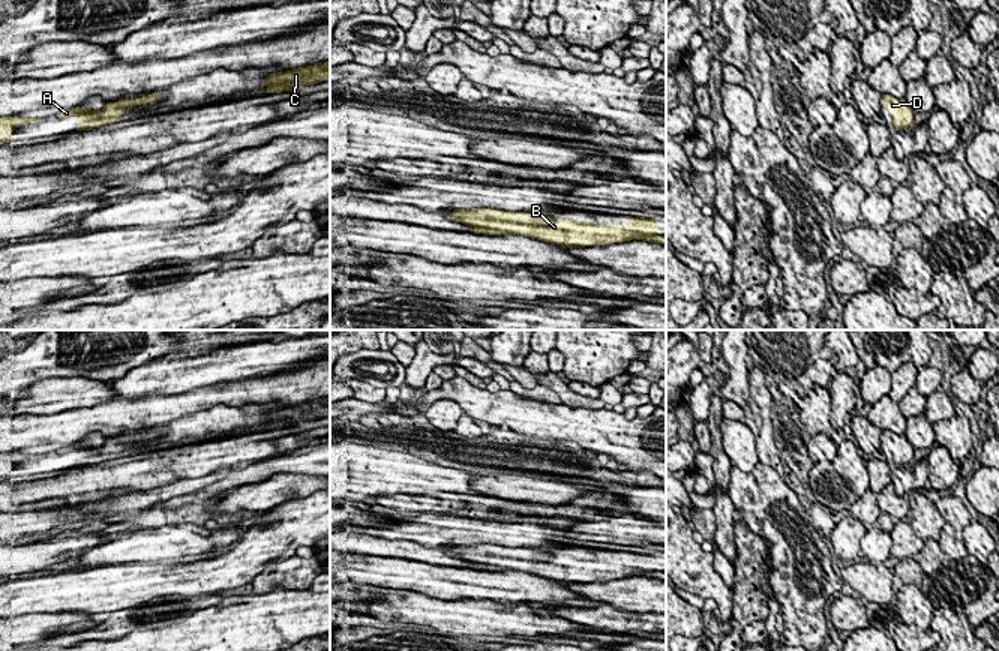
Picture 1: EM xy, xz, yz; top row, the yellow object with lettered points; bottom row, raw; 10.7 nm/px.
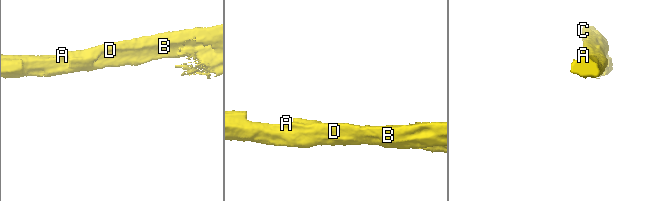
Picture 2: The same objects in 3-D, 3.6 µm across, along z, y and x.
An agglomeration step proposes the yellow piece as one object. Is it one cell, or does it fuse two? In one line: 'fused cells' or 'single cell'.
single cell

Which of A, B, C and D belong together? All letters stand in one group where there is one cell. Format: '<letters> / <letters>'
A B C D

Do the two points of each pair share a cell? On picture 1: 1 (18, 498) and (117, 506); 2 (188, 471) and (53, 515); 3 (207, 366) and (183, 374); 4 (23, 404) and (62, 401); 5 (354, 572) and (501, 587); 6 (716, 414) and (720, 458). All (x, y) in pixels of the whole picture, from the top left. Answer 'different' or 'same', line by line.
1: different
2: different
3: same
4: same
5: same
6: same

